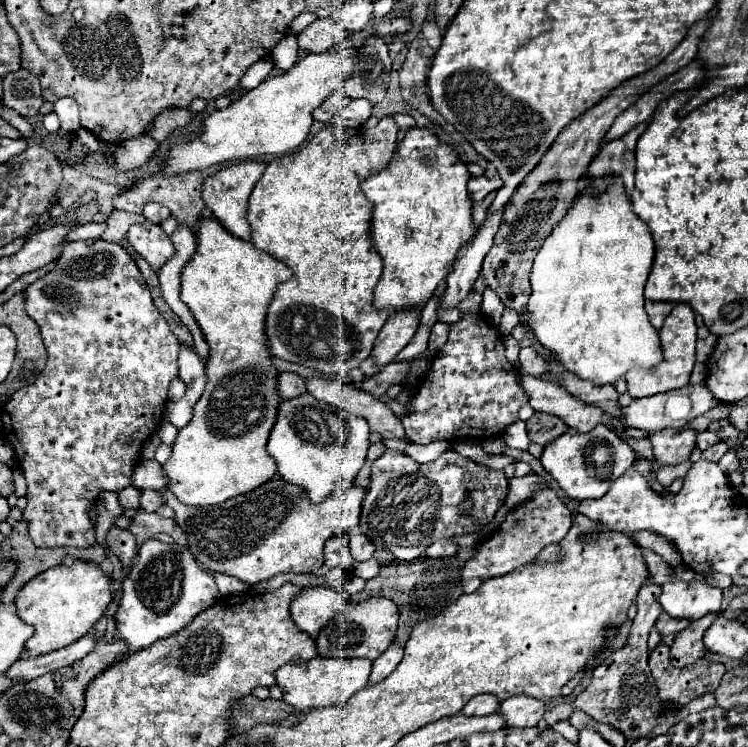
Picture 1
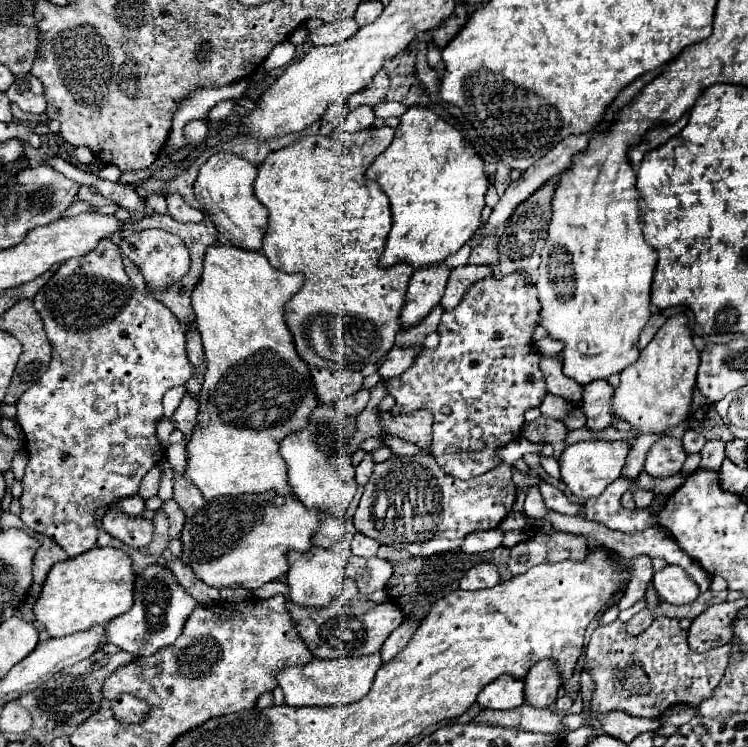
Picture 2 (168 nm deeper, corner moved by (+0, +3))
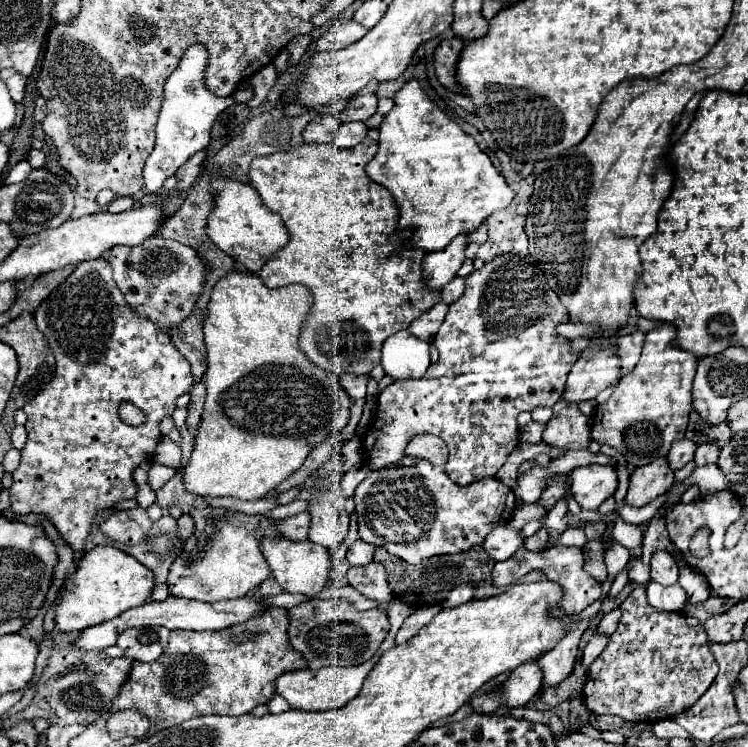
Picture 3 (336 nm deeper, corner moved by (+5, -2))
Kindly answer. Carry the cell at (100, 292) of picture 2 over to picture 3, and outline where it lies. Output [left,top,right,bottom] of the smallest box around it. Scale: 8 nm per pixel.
[11,259,193,553]

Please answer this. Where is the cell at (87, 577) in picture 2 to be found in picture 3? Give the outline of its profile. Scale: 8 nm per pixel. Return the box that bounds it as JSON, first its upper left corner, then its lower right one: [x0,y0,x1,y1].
[55,545,155,633]

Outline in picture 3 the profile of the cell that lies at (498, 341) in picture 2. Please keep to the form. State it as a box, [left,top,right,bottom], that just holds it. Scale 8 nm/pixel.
[363,253,581,485]

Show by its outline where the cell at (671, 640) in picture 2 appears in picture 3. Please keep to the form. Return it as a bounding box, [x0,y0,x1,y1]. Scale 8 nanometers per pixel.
[583,585,719,721]

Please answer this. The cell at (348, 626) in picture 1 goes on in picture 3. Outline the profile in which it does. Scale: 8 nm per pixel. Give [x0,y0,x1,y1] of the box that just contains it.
[289,597,389,669]

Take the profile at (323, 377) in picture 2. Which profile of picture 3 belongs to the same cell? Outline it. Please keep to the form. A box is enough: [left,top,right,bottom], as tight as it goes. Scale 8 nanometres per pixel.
[339,375,369,401]

